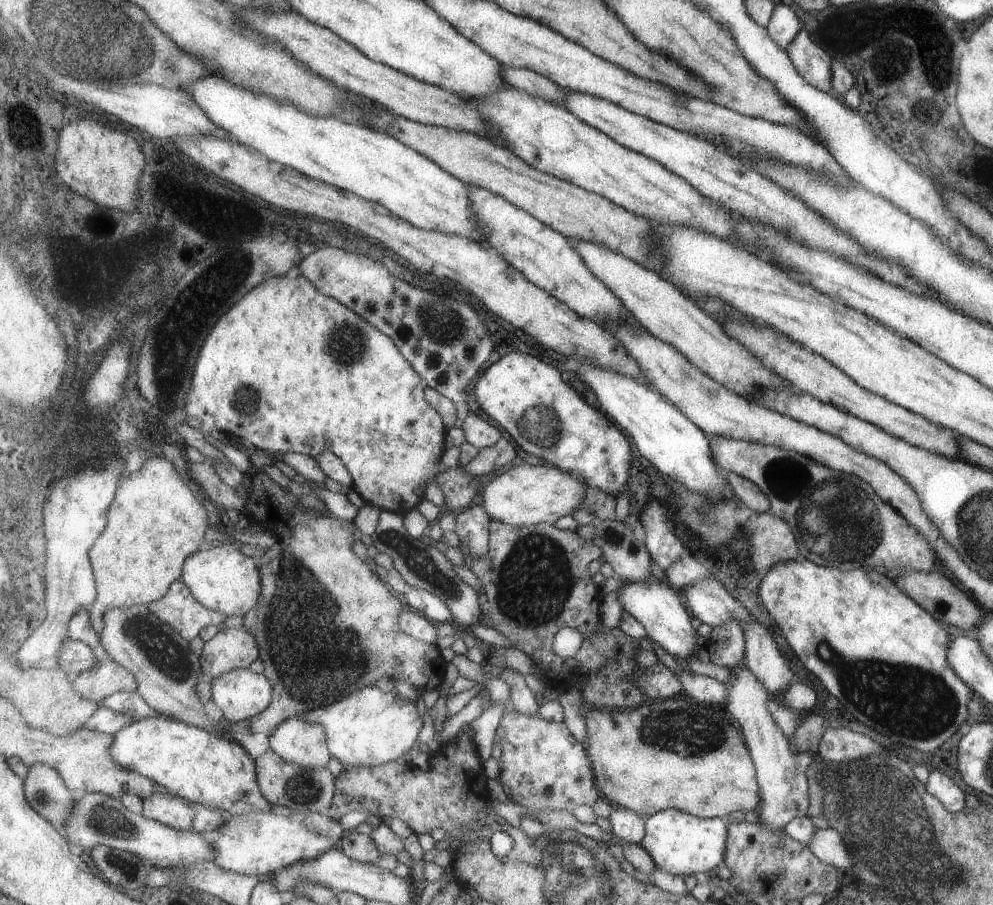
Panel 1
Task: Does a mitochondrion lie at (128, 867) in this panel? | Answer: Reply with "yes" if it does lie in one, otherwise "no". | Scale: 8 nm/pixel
yes

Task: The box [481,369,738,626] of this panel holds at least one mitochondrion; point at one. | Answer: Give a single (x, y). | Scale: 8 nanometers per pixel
(541, 423)

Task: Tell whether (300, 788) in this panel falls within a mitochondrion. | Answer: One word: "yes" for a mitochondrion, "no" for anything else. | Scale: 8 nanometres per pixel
yes

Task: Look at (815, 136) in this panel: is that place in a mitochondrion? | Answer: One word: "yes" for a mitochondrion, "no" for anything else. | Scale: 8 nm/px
no

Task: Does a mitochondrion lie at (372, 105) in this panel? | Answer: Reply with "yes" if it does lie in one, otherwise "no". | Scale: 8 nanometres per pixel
no

